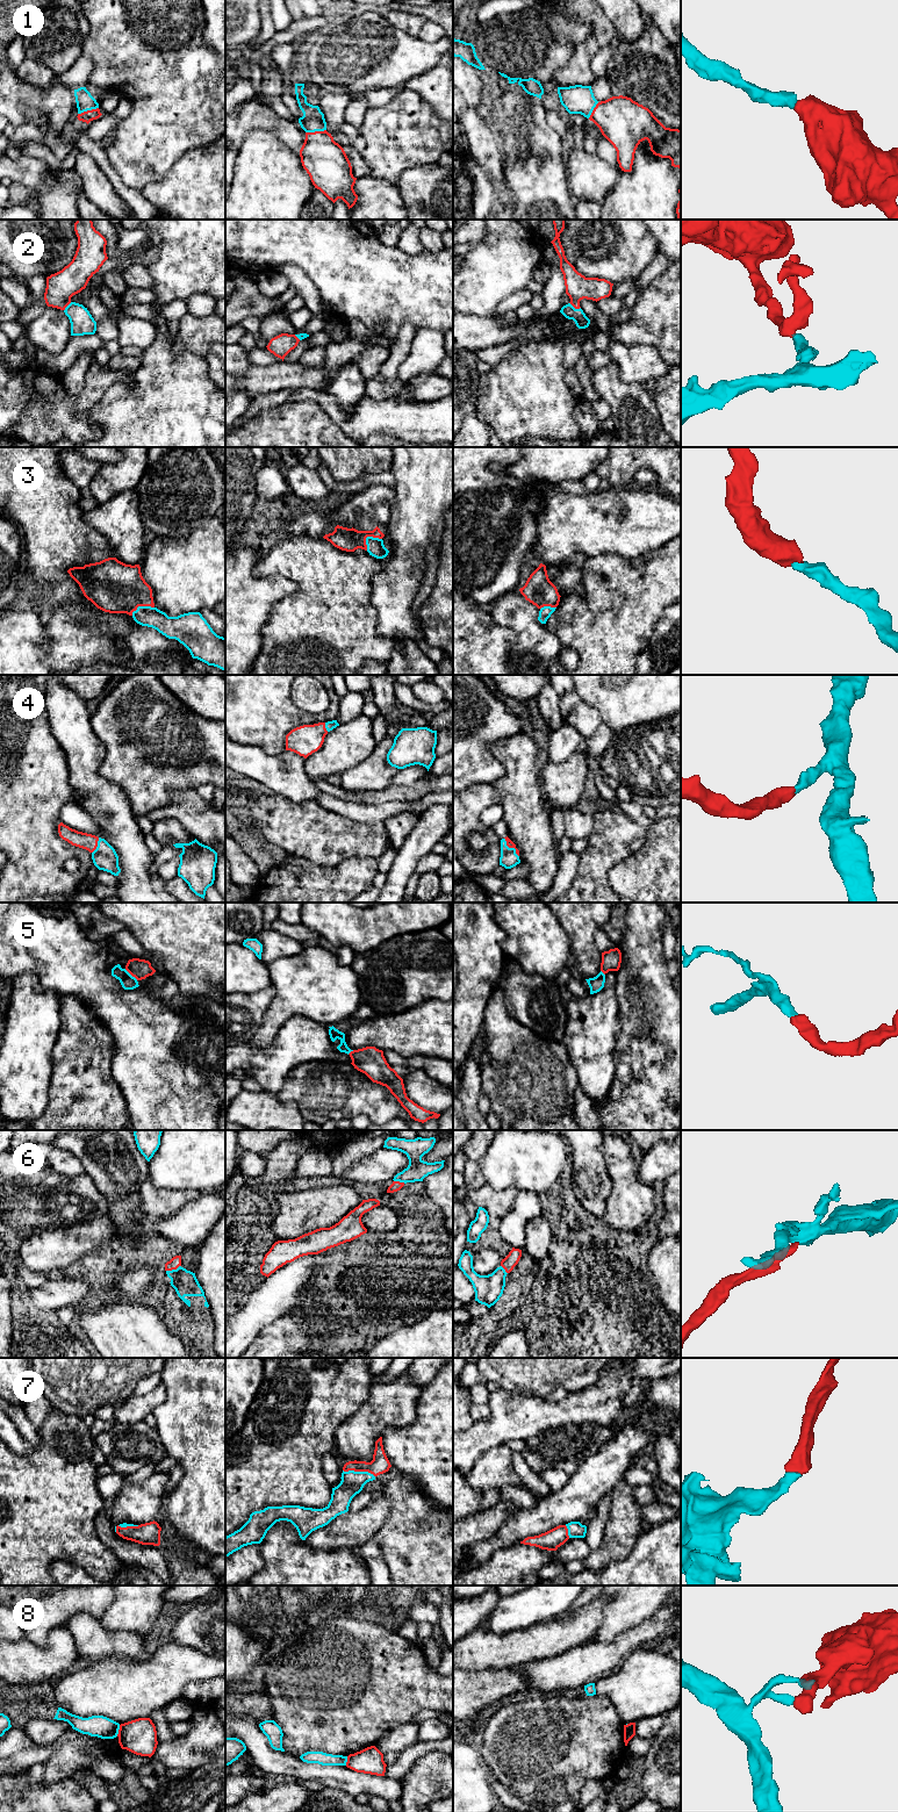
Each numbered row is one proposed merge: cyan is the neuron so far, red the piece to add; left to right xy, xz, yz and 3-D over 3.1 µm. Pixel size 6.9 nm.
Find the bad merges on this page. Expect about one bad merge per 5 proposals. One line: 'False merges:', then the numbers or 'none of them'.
False merges: 8

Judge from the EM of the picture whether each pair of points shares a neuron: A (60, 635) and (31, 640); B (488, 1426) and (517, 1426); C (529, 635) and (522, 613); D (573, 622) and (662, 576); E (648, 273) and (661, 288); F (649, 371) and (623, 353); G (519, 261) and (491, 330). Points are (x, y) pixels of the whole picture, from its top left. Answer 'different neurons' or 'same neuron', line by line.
A: different neurons
B: same neuron
C: same neuron
D: same neuron
E: different neurons
F: same neuron
G: different neurons

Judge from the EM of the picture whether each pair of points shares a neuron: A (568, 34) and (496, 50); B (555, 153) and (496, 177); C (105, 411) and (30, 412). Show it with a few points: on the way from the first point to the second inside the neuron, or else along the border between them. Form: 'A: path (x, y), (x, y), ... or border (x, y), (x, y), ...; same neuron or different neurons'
A: path (551, 37), (538, 43), (514, 44); same neuron
B: border (498, 148), (504, 189); different neurons
C: border (106, 389), (91, 409), (91, 422), (101, 434); different neurons

